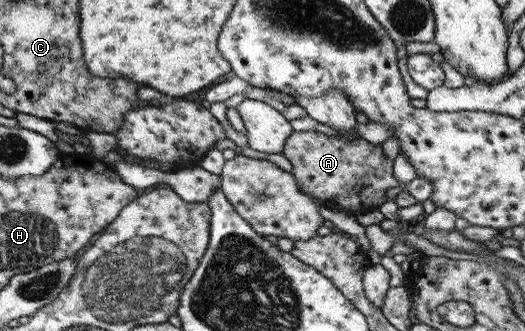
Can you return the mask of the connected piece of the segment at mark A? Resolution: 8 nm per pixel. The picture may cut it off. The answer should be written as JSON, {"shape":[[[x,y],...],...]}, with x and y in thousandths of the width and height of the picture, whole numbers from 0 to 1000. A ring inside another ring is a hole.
{"shape":[[[558,396],[535,450],[556,498],[554,526],[570,568],[613,619],[676,650],[690,634],[720,628],[731,604],[731,583],[760,559],[747,529],[747,486],[735,489],[724,432],[701,432],[686,414],[648,420],[623,414],[611,399]]]}

